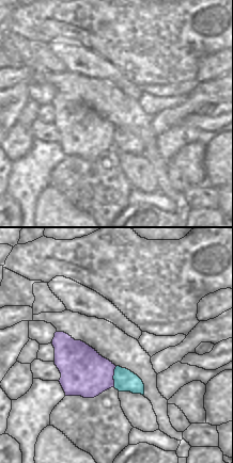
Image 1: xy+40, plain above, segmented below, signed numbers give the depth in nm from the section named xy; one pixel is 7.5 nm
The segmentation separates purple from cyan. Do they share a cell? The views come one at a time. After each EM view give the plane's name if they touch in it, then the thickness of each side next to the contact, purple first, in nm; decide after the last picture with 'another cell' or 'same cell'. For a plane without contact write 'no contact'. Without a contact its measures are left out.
xy+40 | 360/160 nm

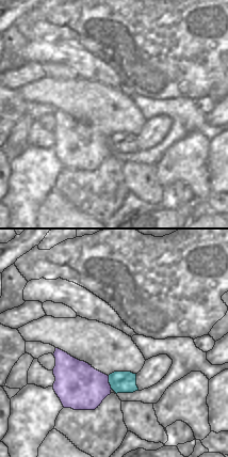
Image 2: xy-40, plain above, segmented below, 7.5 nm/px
xy-40 | 360/160 nm

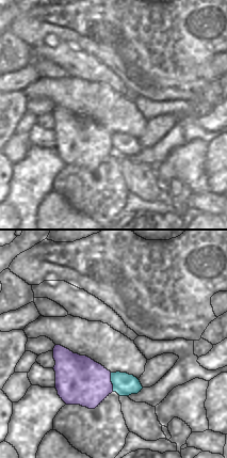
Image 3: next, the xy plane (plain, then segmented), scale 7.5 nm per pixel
xy | 360/170 nm

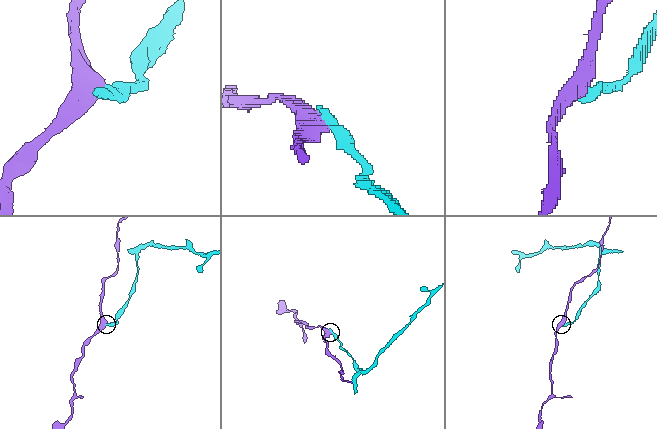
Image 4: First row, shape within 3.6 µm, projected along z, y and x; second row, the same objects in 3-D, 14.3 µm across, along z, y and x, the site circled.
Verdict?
another cell

